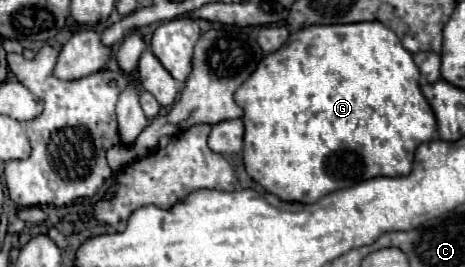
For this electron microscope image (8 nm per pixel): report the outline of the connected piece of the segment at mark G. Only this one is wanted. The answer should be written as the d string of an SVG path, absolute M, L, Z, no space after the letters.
M352 22L352 24L314 24L306 26L298 32L292 32L288 36L288 42L276 54L268 54L260 60L252 76L236 90L234 98L236 104L244 110L244 166L252 180L256 180L266 192L276 194L282 202L316 202L324 194L330 194L332 190L342 190L348 186L354 186L362 180L370 180L376 176L406 176L412 170L414 152L422 142L430 142L436 134L436 118L432 114L432 108L428 100L424 98L420 84L420 70L412 60L412 54L402 46L398 36L384 26L382 22Z

